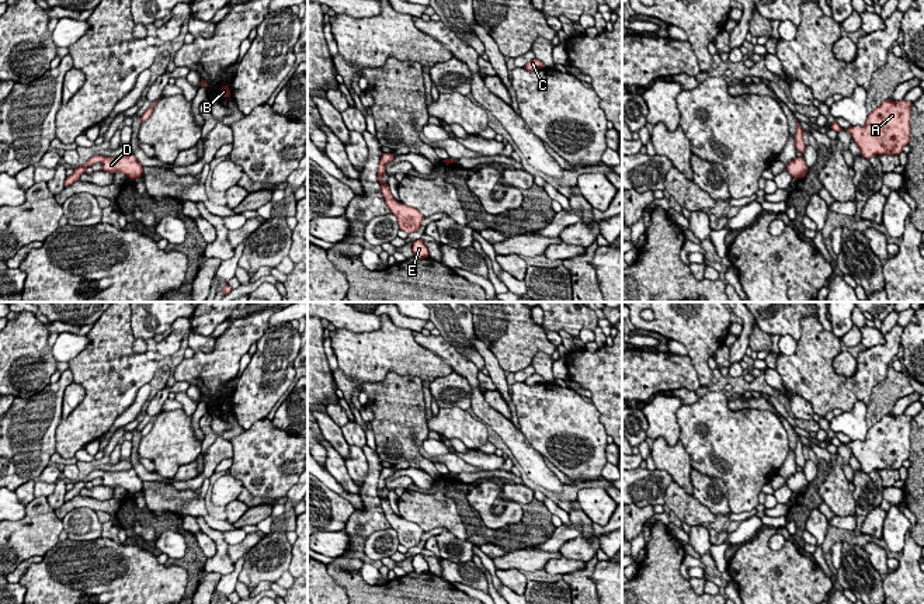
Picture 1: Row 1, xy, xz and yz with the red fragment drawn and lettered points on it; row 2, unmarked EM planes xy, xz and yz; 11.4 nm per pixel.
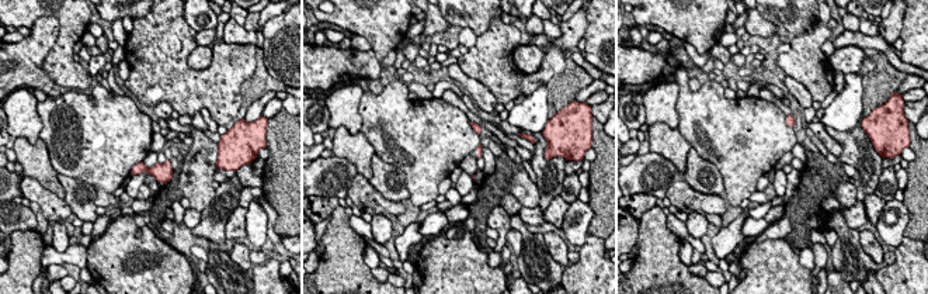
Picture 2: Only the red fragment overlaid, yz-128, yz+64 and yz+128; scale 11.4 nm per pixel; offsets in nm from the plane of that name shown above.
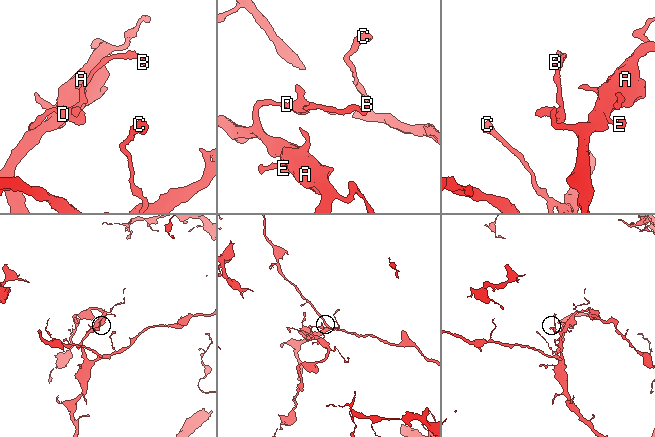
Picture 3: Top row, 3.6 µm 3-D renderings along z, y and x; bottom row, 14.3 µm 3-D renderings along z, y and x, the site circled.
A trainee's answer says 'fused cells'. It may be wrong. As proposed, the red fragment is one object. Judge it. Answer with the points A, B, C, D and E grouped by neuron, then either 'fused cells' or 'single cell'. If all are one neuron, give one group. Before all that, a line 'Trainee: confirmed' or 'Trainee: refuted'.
Trainee: refuted
A B C D E; single cell

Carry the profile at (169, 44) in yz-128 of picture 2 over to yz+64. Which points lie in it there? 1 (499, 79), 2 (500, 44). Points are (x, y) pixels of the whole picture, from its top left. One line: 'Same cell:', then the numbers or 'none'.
Same cell: 1, 2

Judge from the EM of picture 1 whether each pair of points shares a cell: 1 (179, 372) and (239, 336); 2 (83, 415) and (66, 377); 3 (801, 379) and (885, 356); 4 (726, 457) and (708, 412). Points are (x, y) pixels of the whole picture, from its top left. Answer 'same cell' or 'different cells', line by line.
1: same cell
2: different cells
3: same cell
4: same cell

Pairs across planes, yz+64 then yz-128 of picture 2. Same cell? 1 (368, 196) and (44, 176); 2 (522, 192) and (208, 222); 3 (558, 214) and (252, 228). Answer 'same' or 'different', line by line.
1: different
2: different
3: different

